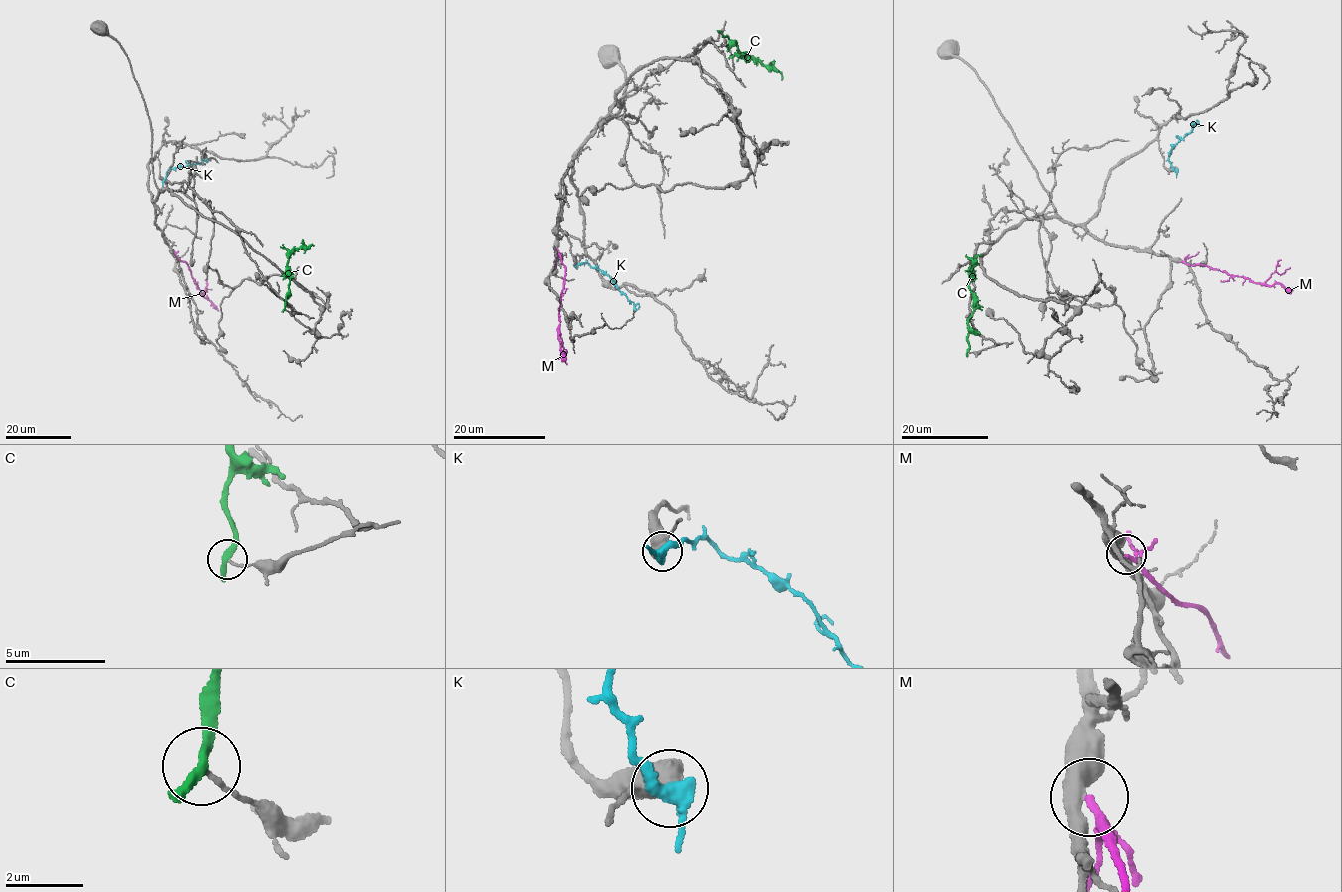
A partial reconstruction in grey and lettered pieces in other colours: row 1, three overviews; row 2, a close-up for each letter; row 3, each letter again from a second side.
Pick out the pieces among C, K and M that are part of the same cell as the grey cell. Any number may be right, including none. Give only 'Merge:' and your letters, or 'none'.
Merge: none

